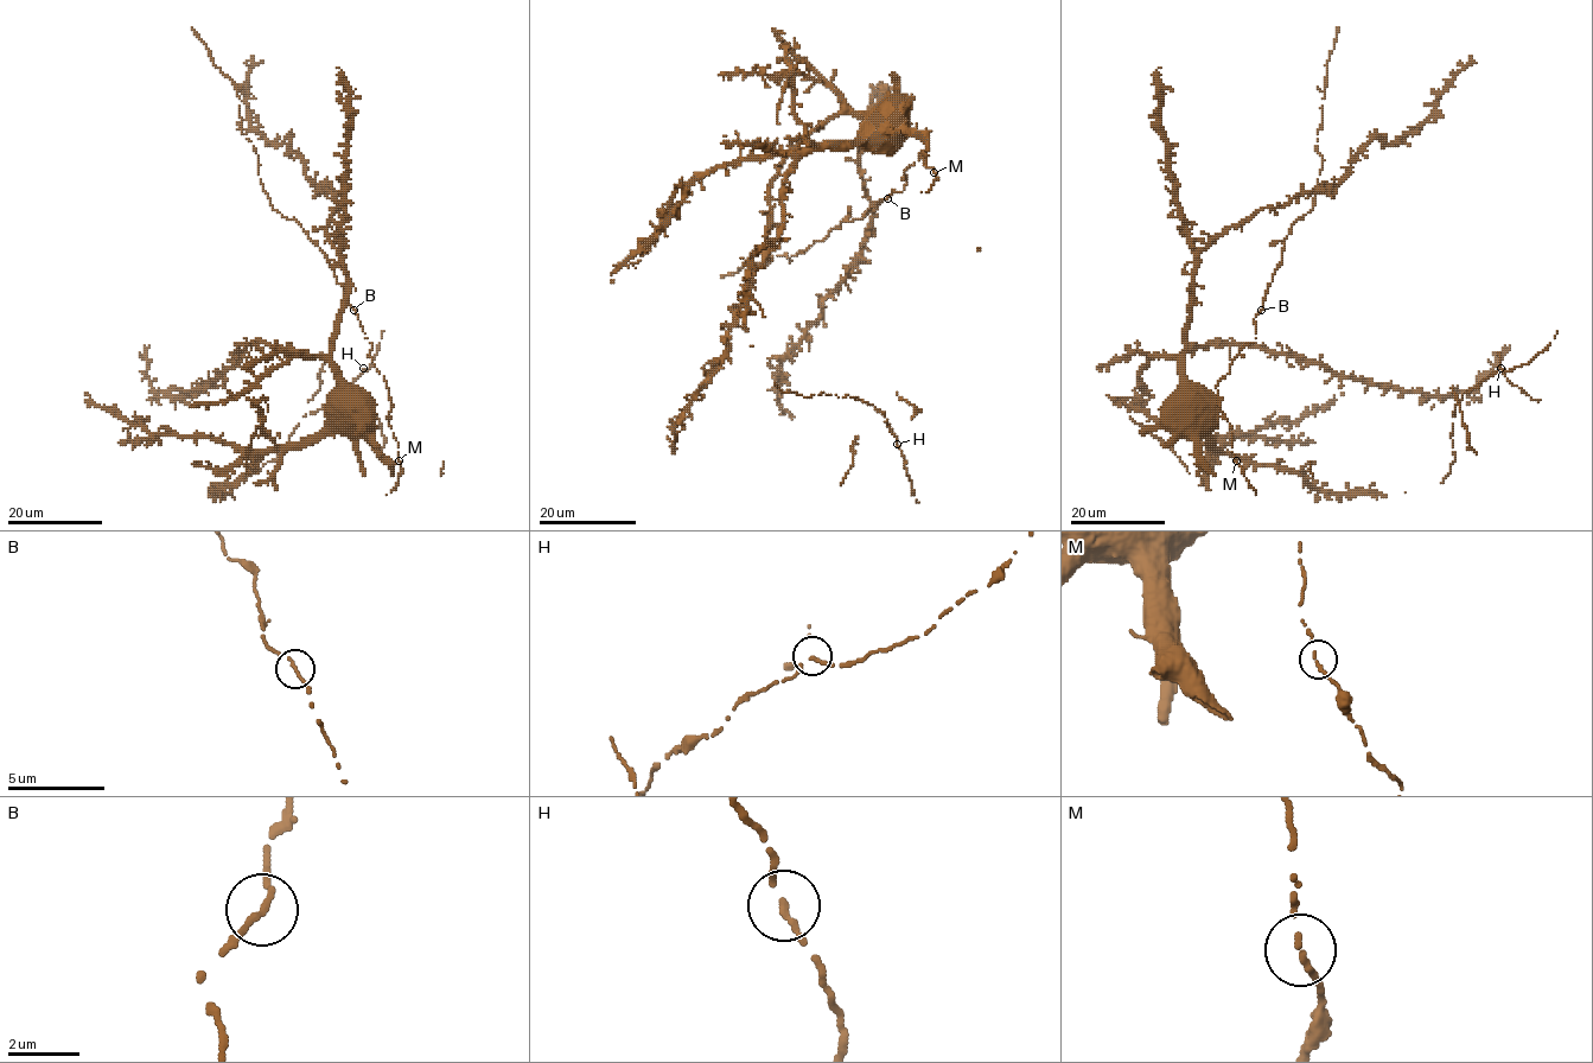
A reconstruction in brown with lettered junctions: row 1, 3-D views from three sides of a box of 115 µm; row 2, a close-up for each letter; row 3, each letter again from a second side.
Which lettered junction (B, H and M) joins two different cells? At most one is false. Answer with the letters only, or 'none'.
none

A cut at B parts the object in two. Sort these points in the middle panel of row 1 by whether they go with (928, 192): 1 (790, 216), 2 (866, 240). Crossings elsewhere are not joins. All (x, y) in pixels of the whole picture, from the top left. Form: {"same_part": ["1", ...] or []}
{"same_part": ["1", "2"]}

